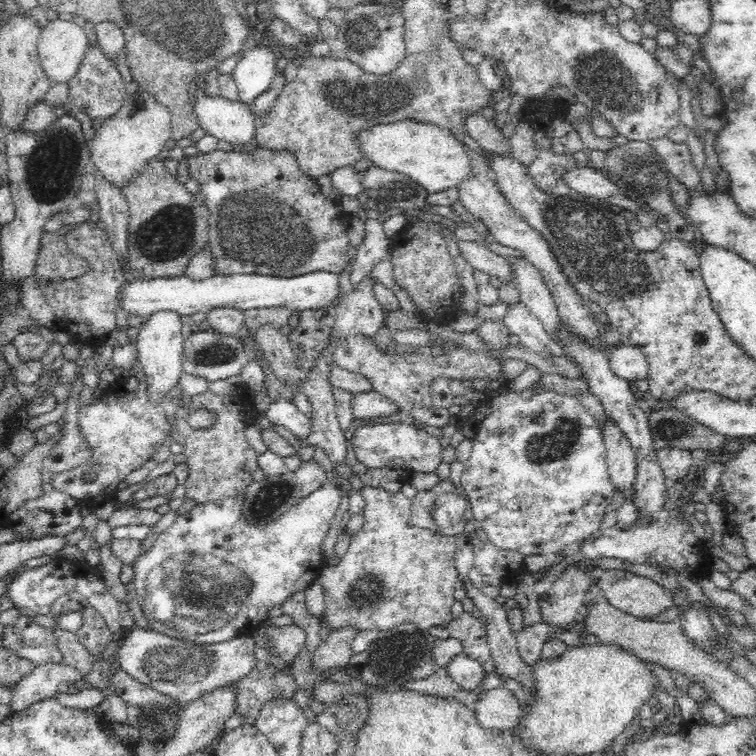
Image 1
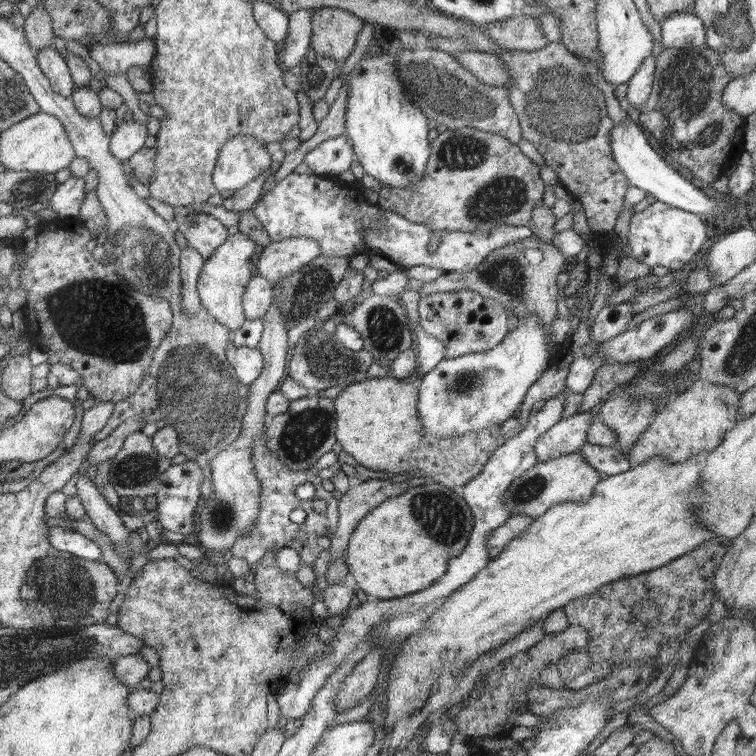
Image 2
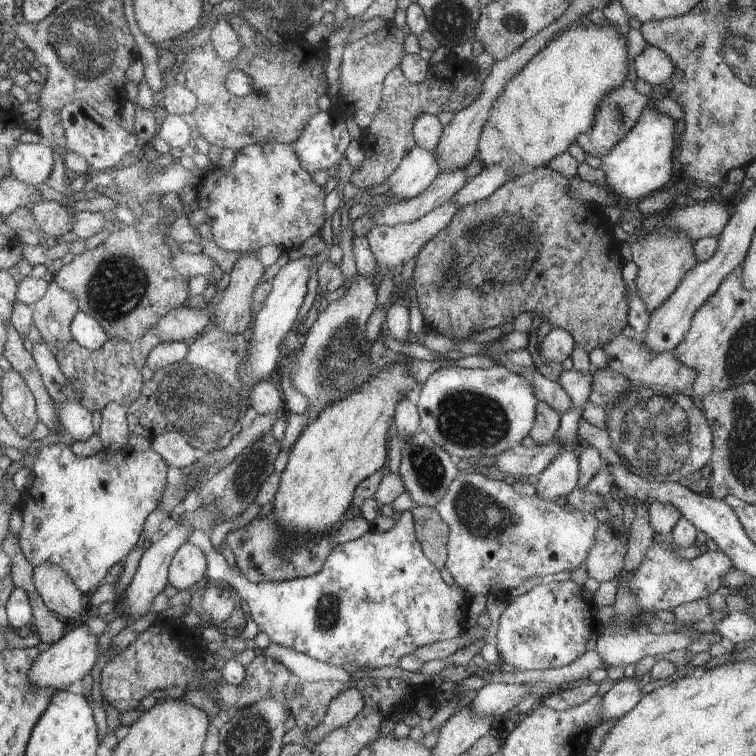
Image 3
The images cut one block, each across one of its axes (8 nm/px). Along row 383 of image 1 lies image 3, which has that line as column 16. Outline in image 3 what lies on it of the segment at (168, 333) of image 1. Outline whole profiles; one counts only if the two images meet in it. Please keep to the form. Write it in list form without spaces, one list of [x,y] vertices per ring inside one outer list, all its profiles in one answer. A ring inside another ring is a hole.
[[[20,143],[9,158],[14,178],[38,186],[52,170],[52,150],[42,143]]]

